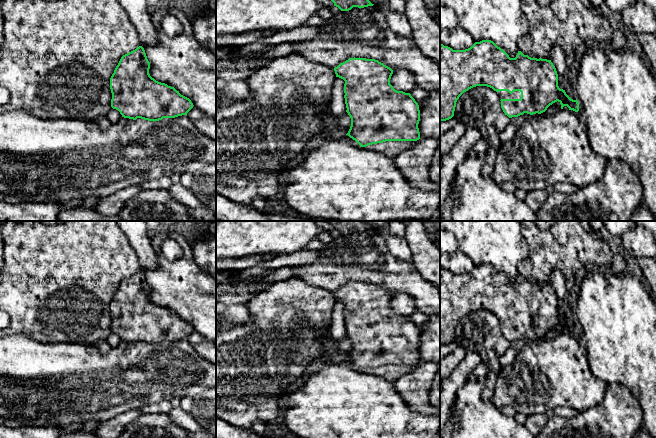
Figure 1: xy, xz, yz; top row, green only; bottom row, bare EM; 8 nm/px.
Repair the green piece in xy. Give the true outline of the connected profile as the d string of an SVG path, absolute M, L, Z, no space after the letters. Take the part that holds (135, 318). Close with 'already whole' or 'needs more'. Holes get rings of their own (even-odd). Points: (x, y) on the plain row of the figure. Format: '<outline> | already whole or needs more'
M142 270L123 279L110 302L111 331L118 334L122 341L133 344L141 342L154 346L187 339L194 330L191 324L174 311L156 305L150 300L149 293L150 286Z | already whole

